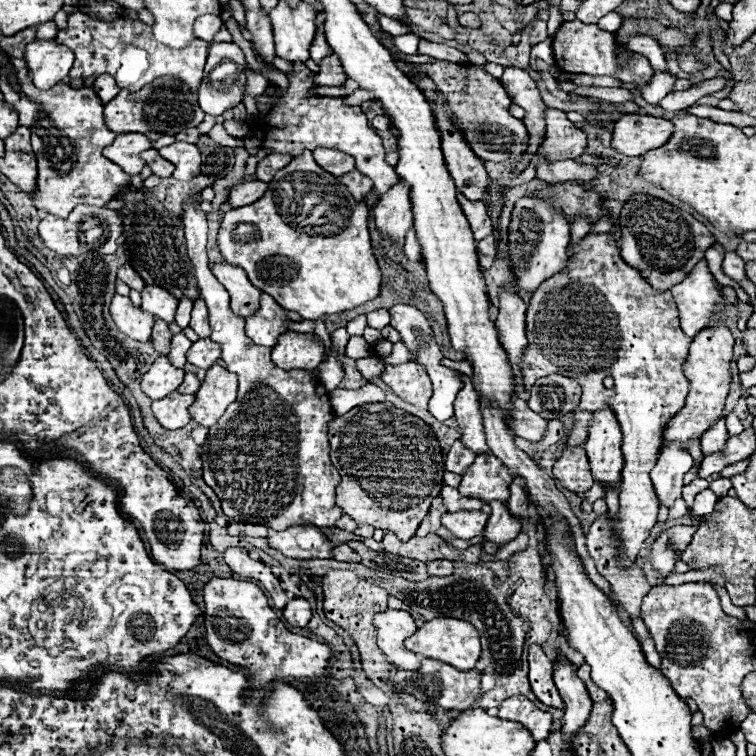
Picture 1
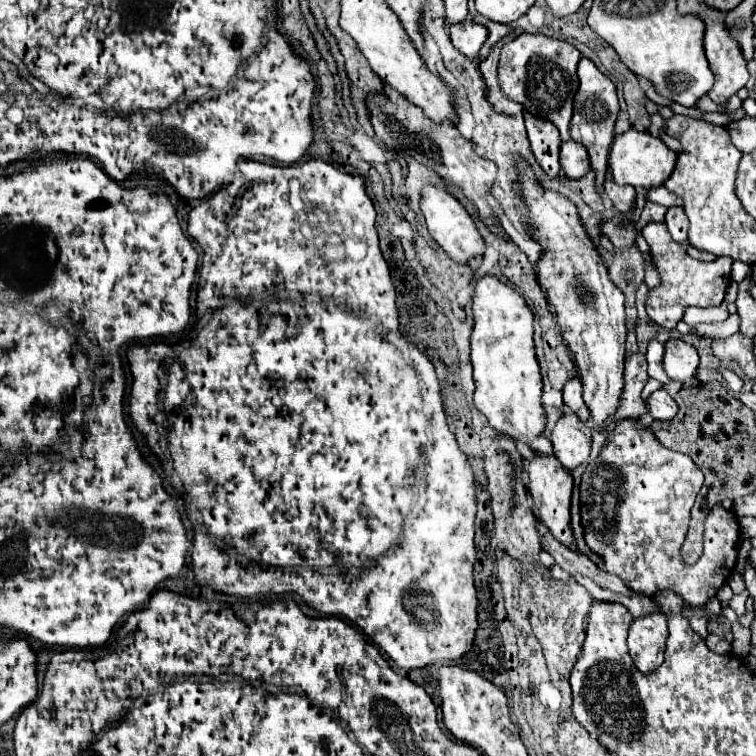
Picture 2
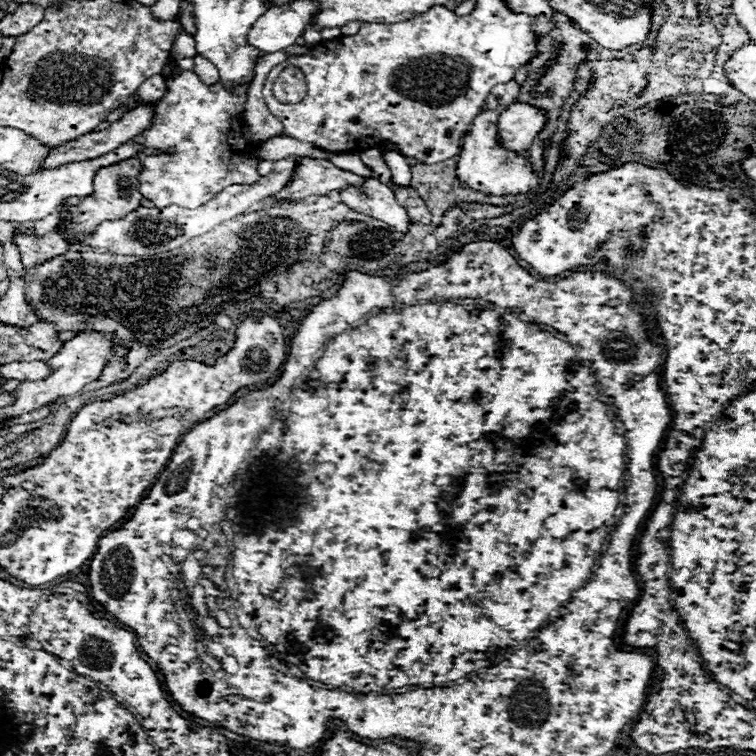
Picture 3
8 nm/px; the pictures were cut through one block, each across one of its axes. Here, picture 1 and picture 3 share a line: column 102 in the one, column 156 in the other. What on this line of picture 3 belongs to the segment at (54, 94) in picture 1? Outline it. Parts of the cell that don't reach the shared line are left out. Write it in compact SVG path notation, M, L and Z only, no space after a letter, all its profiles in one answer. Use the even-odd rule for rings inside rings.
M192 70L178 74L174 80L168 80L168 94L160 102L154 104L154 108L158 108L158 116L154 118L154 128L150 128L150 132L146 132L146 136L138 136L138 140L132 140L132 142L138 142L138 144L142 144L146 148L158 148L158 150L166 150L166 148L172 148L174 146L174 148L178 148L178 152L174 156L172 154L166 154L166 156L140 156L138 158L142 162L142 172L138 174L138 182L140 182L140 192L142 192L144 198L152 200L158 208L164 208L164 206L170 206L170 204L178 204L178 206L184 206L184 208L198 208L198 206L206 204L210 198L214 198L218 192L222 192L230 184L254 184L260 178L260 174L256 170L258 160L254 158L254 152L256 152L258 146L254 146L254 144L250 144L250 142L246 142L242 138L242 122L244 122L242 120L242 114L244 114L246 90L248 88L234 88L234 94L230 94L220 82L218 84L212 84L212 86L206 86L206 84L202 84L198 80L198 76Z

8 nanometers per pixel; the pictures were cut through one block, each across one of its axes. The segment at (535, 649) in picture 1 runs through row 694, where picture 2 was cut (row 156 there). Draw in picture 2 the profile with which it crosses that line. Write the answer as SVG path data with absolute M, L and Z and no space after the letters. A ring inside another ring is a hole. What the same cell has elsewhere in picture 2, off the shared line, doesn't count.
M524 112L524 120L526 120L526 130L528 130L528 140L532 144L532 152L538 160L538 164L544 168L546 174L556 176L560 170L560 134L558 128L550 122L546 122L544 118L534 118L532 114Z

